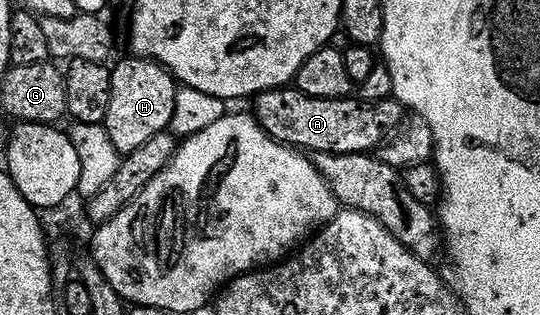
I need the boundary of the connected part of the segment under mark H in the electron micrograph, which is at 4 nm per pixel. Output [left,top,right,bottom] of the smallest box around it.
[104,57,180,157]

